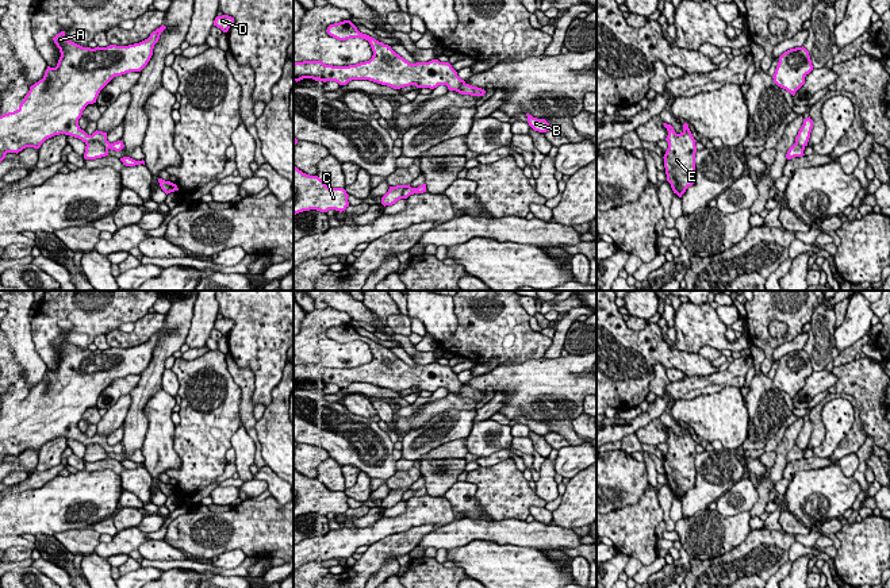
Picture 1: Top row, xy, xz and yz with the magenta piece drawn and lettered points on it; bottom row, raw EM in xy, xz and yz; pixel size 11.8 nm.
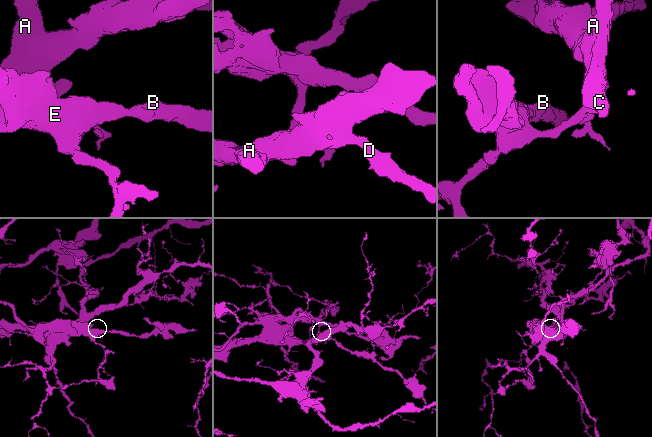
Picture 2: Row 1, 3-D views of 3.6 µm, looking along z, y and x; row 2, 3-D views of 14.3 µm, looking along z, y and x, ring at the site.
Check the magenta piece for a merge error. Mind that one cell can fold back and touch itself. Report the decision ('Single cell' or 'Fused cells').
Single cell

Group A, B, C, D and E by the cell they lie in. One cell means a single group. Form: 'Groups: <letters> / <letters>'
Groups: A B C D E

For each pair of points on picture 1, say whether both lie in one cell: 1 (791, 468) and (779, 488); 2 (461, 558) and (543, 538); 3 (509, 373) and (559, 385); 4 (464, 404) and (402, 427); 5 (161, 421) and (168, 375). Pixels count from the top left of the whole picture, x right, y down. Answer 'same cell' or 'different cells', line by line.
1: different cells
2: different cells
3: same cell
4: same cell
5: different cells

